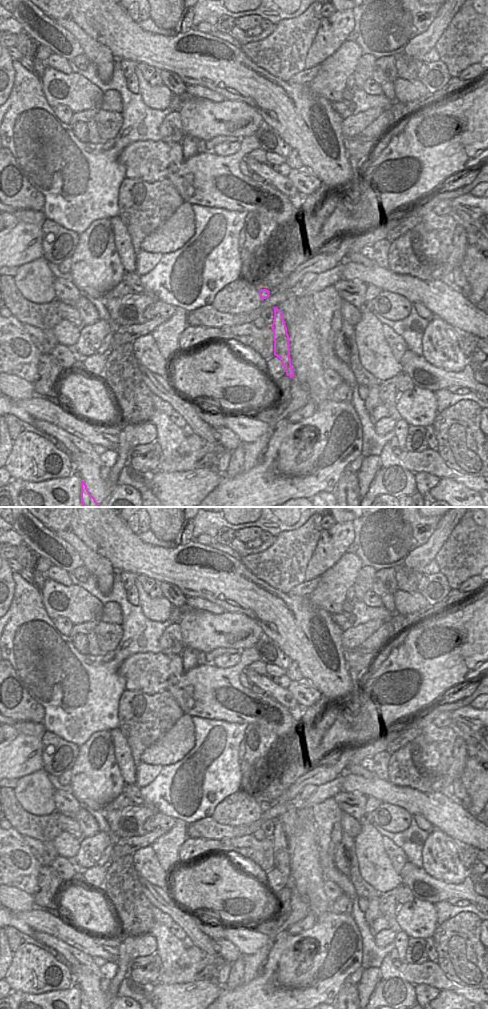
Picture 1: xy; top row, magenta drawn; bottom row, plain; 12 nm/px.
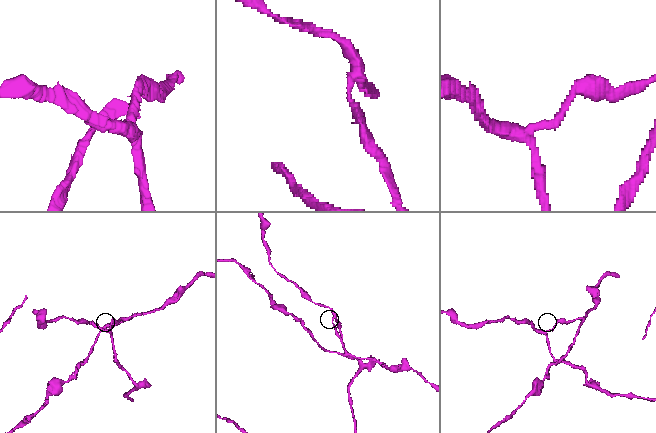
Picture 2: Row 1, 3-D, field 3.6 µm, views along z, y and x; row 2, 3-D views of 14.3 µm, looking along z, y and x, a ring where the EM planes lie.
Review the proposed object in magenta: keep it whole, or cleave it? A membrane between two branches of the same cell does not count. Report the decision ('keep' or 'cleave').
cleave

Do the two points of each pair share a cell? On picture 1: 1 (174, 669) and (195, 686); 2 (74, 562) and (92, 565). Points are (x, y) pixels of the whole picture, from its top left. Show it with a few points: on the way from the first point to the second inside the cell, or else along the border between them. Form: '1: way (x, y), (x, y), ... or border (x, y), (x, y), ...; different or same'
1: border (184, 671), (172, 675), (166, 689); different
2: border (69, 543), (77, 552), (83, 565); different

